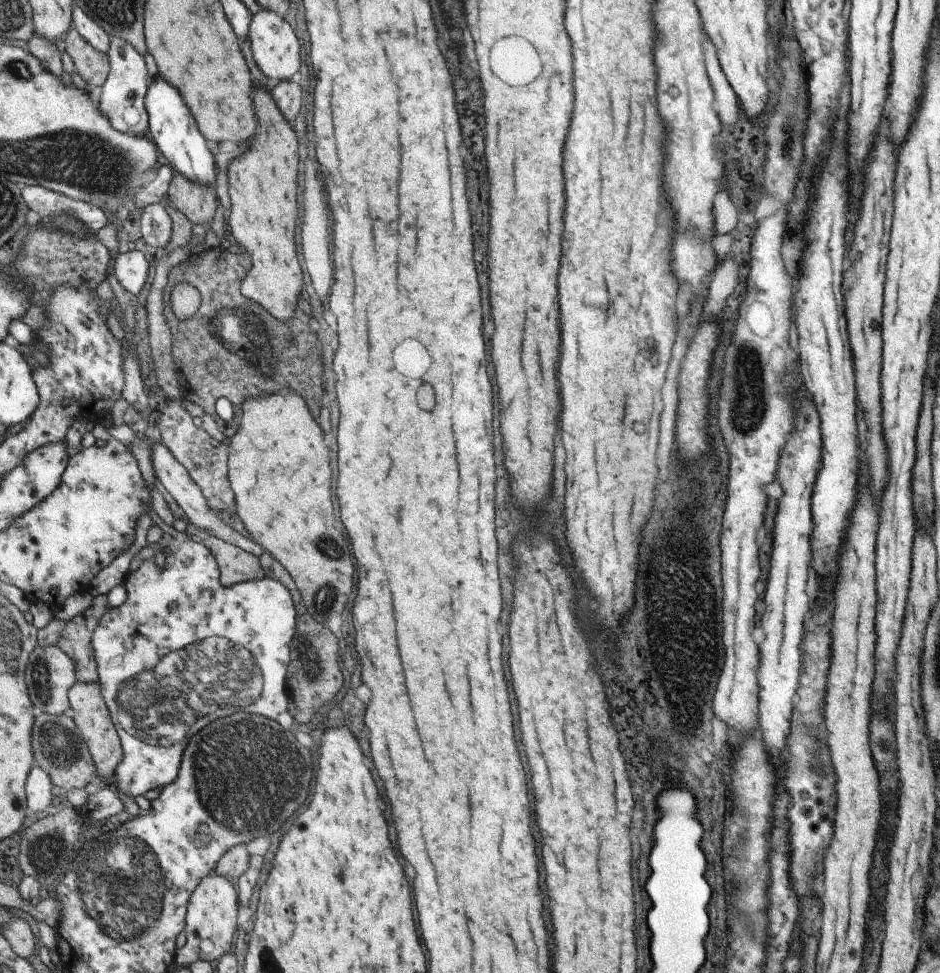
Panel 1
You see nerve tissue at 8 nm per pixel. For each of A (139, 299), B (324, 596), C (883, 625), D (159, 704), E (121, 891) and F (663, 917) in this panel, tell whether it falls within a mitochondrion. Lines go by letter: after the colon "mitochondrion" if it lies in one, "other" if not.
A: other
B: mitochondrion
C: other
D: mitochondrion
E: mitochondrion
F: other

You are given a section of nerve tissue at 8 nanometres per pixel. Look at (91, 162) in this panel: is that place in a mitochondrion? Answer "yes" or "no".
yes

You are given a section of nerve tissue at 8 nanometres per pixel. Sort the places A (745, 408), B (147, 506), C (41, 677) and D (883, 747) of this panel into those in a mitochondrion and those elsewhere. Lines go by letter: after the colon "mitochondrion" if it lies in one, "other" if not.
A: mitochondrion
B: other
C: mitochondrion
D: mitochondrion

